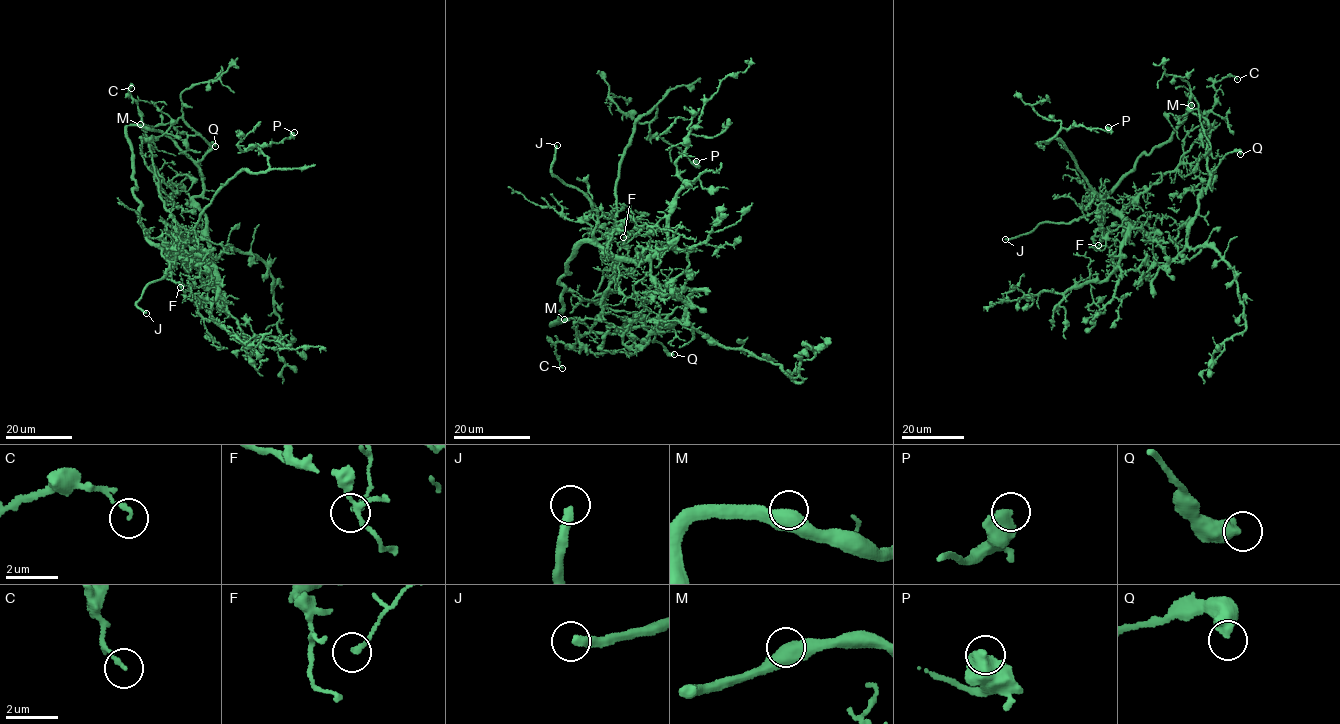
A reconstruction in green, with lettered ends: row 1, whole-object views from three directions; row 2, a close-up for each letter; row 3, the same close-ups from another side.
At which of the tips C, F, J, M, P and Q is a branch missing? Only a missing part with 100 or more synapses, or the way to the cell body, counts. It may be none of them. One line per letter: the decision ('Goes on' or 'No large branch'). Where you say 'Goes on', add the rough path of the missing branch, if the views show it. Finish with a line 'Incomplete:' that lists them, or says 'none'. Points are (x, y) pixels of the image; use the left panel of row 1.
C: No large branch
F: No large branch
J: Goes on. Course of what is missing: (146, 313), (106, 311), (89, 305), (65, 312), (42, 313), (45, 316)
M: No large branch
P: No large branch
Q: No large branch
Incomplete: J

